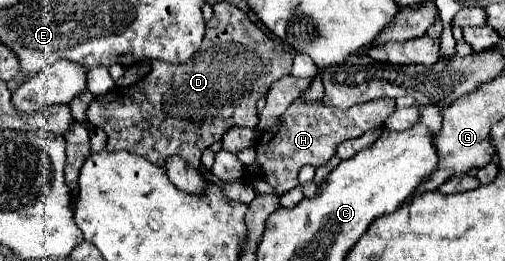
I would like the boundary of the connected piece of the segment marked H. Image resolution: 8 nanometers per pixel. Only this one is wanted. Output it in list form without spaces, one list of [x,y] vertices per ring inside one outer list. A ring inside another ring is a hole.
[[[295,99],[291,107],[283,113],[279,119],[279,127],[275,127],[269,137],[263,137],[263,141],[257,145],[257,161],[245,169],[245,181],[255,189],[257,195],[261,193],[275,193],[283,195],[289,189],[299,185],[299,169],[303,165],[325,165],[333,155],[341,141],[361,137],[363,133],[377,129],[385,123],[387,115],[395,111],[393,99],[375,99],[361,105],[355,105],[347,111],[341,111],[337,107],[327,107],[321,101],[307,103],[301,99]]]

